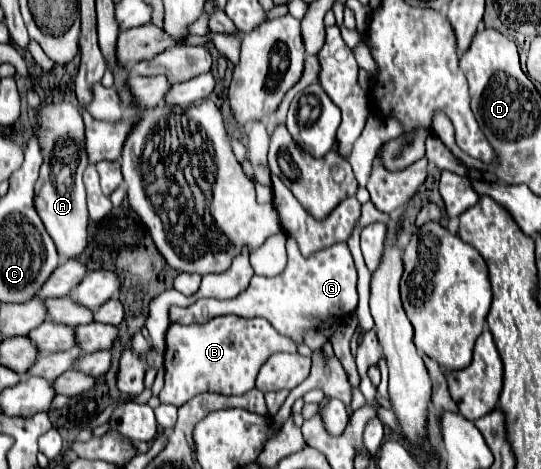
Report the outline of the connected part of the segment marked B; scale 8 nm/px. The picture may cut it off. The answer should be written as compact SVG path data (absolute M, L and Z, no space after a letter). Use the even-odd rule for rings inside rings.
M234 314L212 318L206 324L170 324L166 334L166 384L160 392L162 404L182 406L196 394L218 392L240 396L254 388L258 370L276 352L296 354L296 344L278 334L264 318L240 318Z

